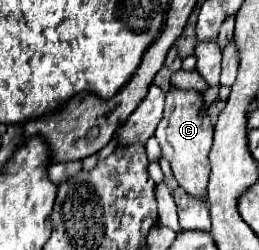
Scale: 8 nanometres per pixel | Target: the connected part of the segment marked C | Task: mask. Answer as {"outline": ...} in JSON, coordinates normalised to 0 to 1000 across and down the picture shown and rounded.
{"outline":[[[653,360],[637,448],[598,520],[598,552],[622,584],[629,632],[653,640],[691,744],[745,792],[792,792],[815,696],[807,600],[822,576],[822,496],[807,456],[784,440],[776,376],[745,360]]]}

